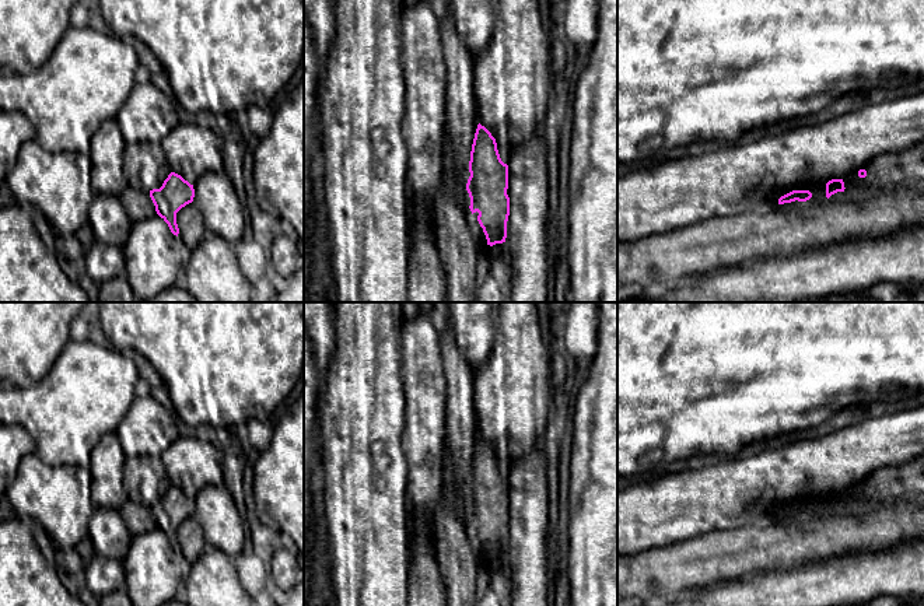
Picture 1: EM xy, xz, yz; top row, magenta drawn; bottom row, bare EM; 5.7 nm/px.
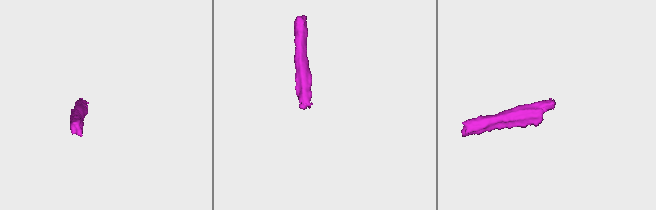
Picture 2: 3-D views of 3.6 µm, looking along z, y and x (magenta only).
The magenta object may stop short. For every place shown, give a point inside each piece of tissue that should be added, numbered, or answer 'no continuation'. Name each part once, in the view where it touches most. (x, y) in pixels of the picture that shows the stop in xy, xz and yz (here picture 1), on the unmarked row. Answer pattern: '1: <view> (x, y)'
1: xz (480, 552)

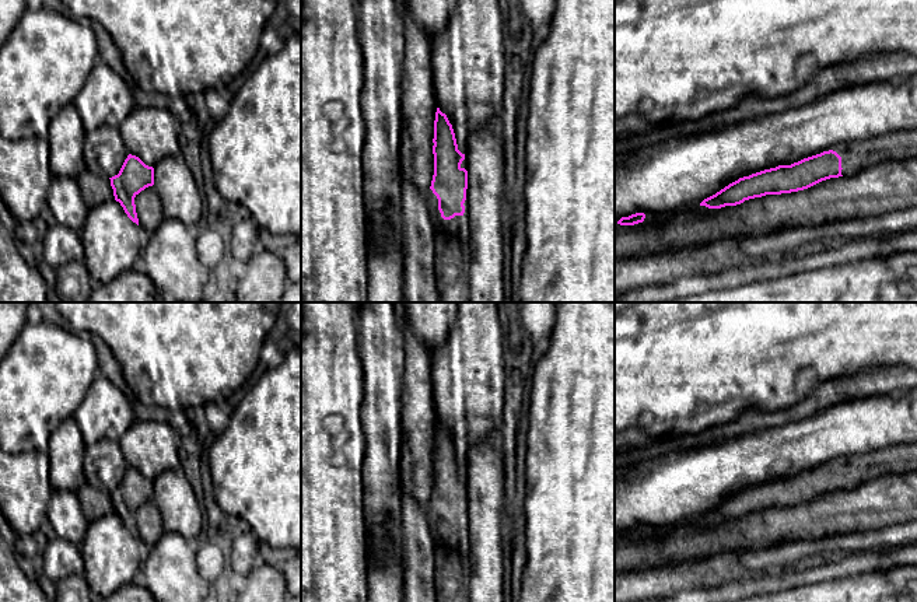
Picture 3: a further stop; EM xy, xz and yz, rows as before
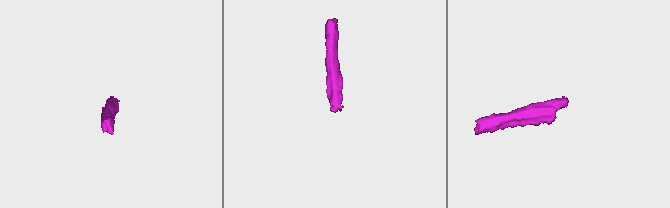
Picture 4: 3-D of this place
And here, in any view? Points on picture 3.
1: xz (458, 539)

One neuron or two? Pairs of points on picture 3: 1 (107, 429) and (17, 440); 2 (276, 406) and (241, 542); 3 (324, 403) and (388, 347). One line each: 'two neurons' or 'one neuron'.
1: two neurons
2: two neurons
3: two neurons

